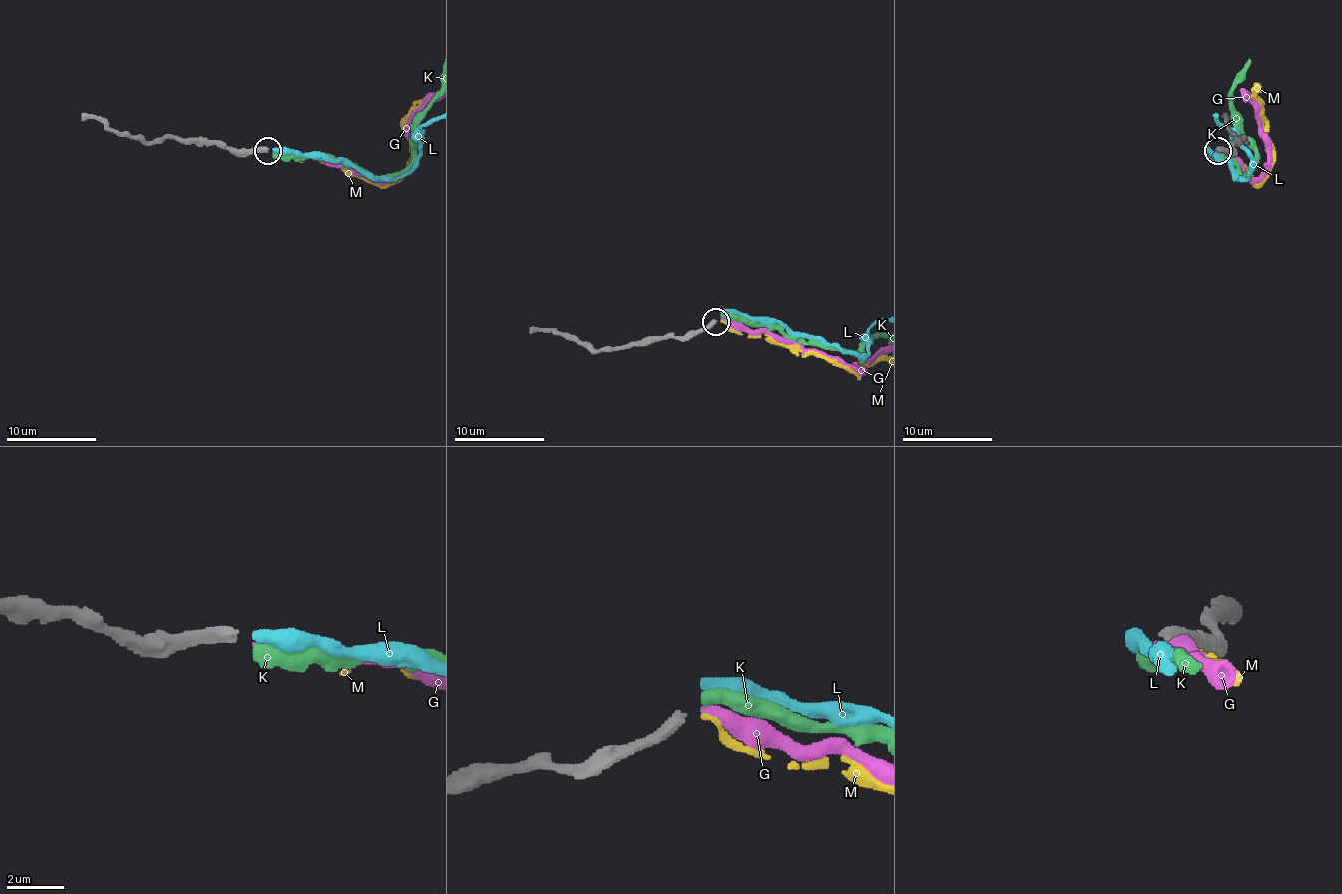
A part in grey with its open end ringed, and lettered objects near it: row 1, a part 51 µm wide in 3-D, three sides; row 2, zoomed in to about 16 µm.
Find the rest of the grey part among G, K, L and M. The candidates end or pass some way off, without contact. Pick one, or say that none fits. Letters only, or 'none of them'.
G

